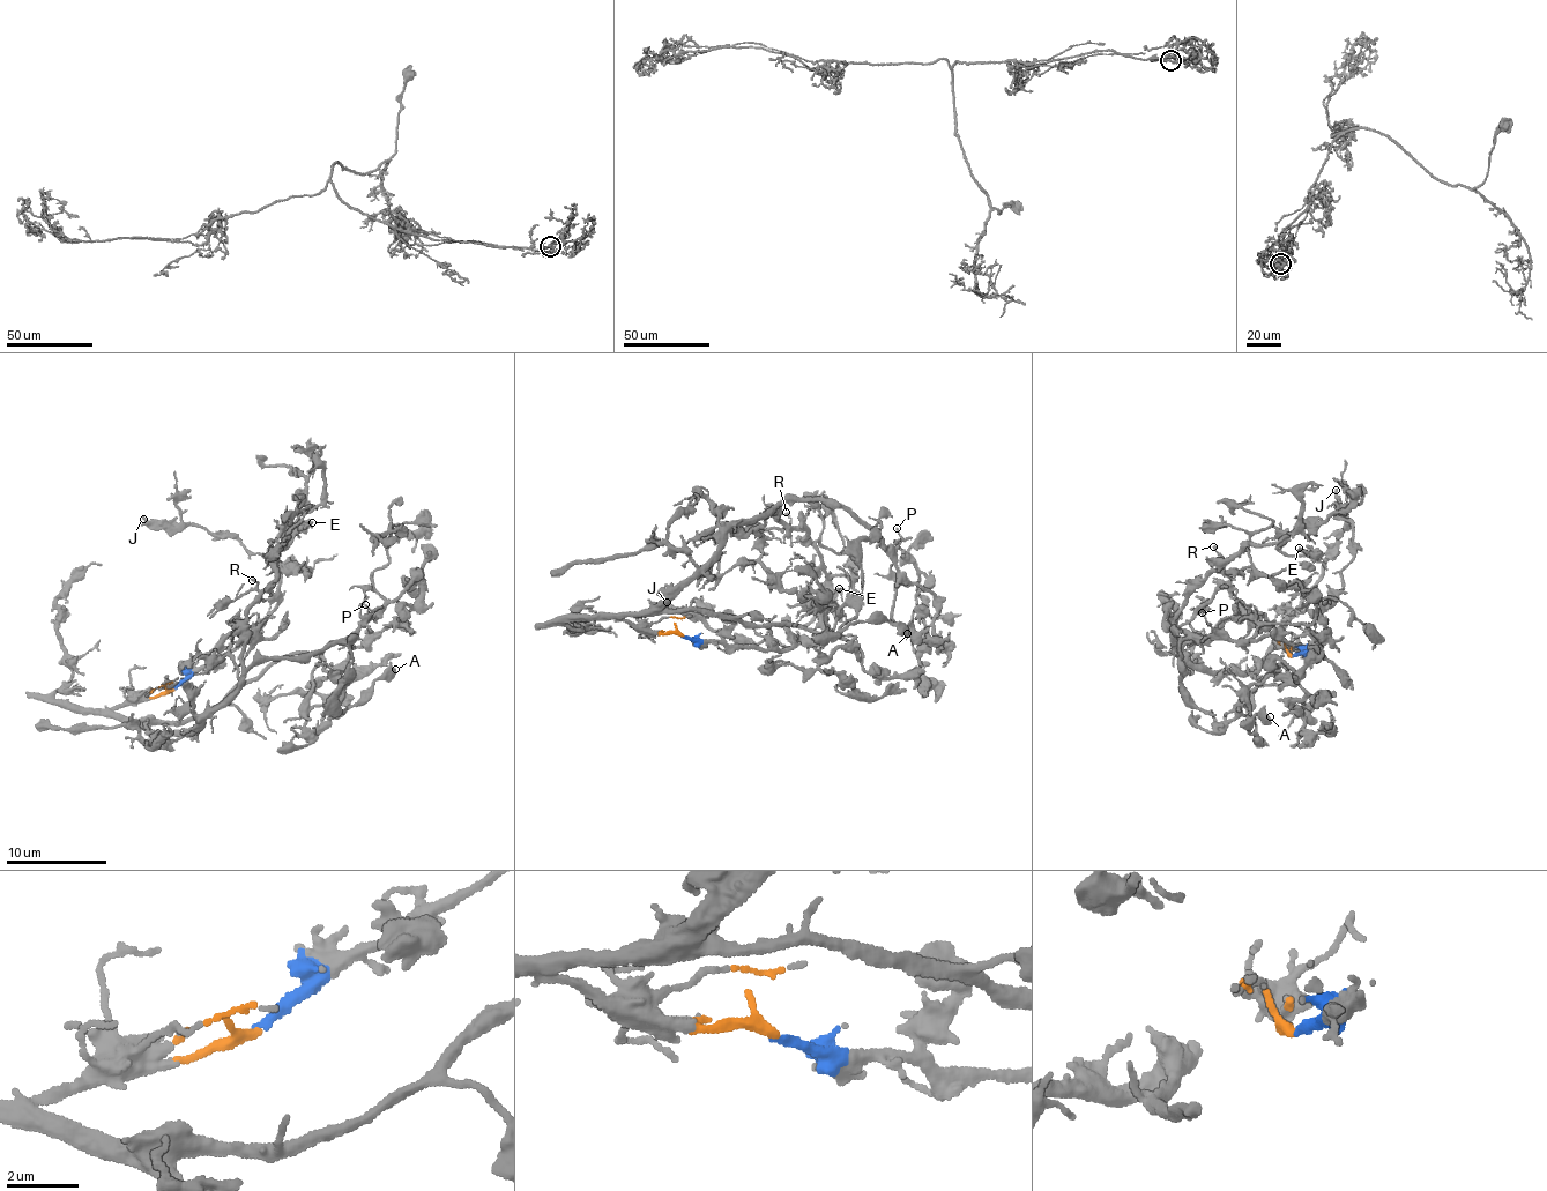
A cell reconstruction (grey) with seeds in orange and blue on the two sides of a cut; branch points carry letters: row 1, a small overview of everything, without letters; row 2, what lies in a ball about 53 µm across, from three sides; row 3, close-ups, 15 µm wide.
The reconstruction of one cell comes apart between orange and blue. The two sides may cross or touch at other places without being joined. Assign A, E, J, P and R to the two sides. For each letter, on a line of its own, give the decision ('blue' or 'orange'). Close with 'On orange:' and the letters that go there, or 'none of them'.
A: orange
E: orange
J: blue
P: orange
R: orange
On orange: A, E, P, R

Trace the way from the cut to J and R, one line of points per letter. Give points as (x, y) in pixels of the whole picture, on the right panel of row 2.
J: (1292, 655), (1309, 652), (1324, 631), (1321, 604), (1341, 589), (1341, 571), (1353, 555), (1354, 533), (1336, 490)
R: (1292, 655), (1292, 646), (1276, 645), (1237, 676), (1188, 662), (1173, 624), (1185, 595), (1222, 564), (1212, 546)

